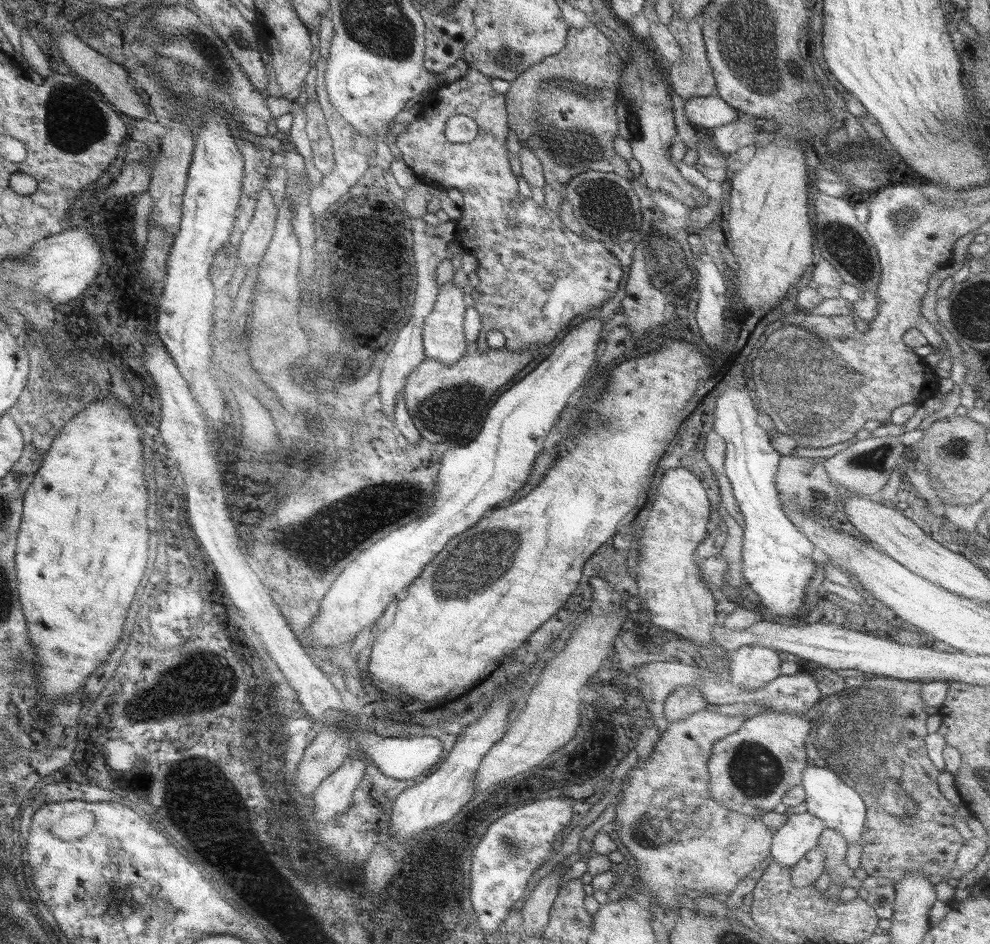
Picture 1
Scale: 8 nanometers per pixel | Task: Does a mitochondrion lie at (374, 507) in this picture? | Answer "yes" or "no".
yes

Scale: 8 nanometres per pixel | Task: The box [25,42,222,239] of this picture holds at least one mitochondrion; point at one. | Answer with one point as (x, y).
(59, 132)

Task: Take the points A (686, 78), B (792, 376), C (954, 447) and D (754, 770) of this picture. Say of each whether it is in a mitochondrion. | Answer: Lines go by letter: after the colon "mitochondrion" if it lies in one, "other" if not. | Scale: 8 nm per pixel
A: other
B: mitochondrion
C: mitochondrion
D: mitochondrion

